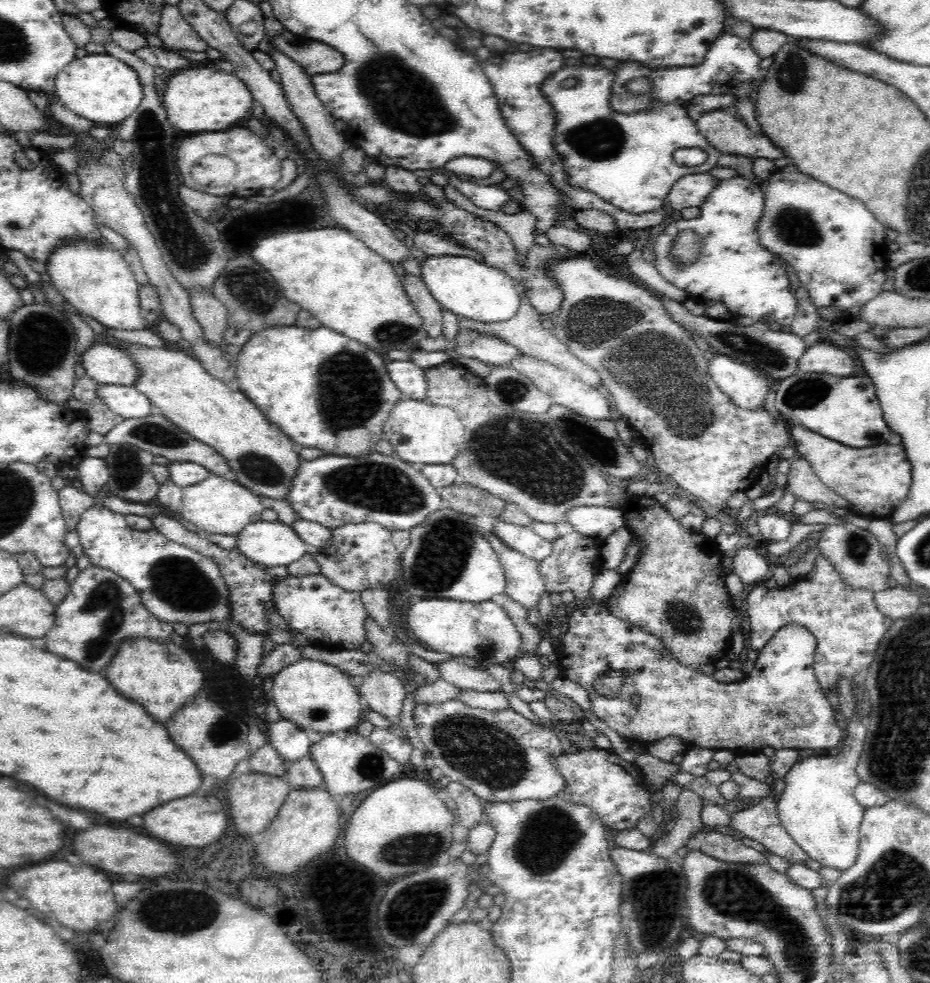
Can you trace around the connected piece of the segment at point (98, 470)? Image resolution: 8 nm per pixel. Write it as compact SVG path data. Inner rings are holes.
M81 455L81 461L78 466L78 482L77 485L86 495L94 497L94 500L100 501L96 498L99 491L105 489L105 484L109 480L108 469L106 468L106 461L103 458L95 458Z

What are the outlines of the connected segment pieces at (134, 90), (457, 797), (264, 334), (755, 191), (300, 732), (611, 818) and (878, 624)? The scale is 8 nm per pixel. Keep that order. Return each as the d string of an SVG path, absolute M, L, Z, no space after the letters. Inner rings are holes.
M88 53L72 60L56 75L55 92L59 102L74 114L108 127L128 118L143 99L143 88L134 68L107 53Z
M450 781L445 790L448 791L452 800L456 802L457 810L454 812L456 820L459 820L459 817L461 817L461 824L469 829L482 820L484 803L480 797L459 782Z
M296 324L274 325L262 329L261 332L253 334L250 340L244 344L242 351L236 356L236 361L235 373L239 389L250 399L250 402L253 402L264 413L269 422L278 425L278 428L288 435L293 442L302 444L304 447L326 450L328 455L364 456L364 453L374 450L376 443L383 438L383 426L389 412L401 399L399 388L392 382L391 376L387 371L387 364L379 353L322 325L315 329L300 328Z
M744 177L724 179L716 184L708 200L699 208L699 218L673 221L658 236L652 249L658 273L680 290L685 290L688 298L696 302L714 300L728 307L734 316L749 316L754 322L770 320L783 324L784 329L790 328L797 306L796 297L790 291L785 264L760 244L757 234L757 225L764 211L762 189ZM684 232L694 233L698 241L702 241L704 250L694 264L681 268L672 260L671 251L679 234Z
M282 717L268 723L268 738L270 738L269 744L274 746L286 766L309 753L311 746L305 730Z
M596 749L590 751L567 750L555 761L556 769L564 776L566 788L561 793L574 804L589 806L602 824L618 831L637 826L638 820L652 814L650 796L636 763L628 762L614 752Z
M820 553L818 558L816 558L816 564L814 565L814 568L810 572L797 577L796 582L794 582L792 586L788 586L788 588L784 588L784 590L768 590L768 588L764 588L764 586L756 586L756 588L752 588L752 590L750 590L750 594L748 594L748 602L746 602L746 604L748 604L747 622L750 622L751 624L751 628L749 630L751 648L759 651L785 624L794 621L796 624L804 625L804 628L807 628L808 631L810 631L812 635L816 637L816 650L814 652L813 666L816 677L819 680L819 684L821 685L823 692L833 690L834 688L838 693L838 683L836 683L836 680L838 680L838 678L846 678L850 680L856 676L860 670L867 669L869 664L872 662L873 657L875 656L877 646L880 644L882 637L888 632L890 625L893 623L893 620L890 619L890 617L884 616L884 613L879 611L879 608L874 602L873 596L874 594L872 594L872 591L870 591L868 588L854 589L850 587L850 585L844 585L844 581L842 581L842 575L836 571L834 566L832 566L832 563L830 563L830 561L824 557L824 554Z

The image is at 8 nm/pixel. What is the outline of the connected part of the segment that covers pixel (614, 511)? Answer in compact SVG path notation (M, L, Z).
M580 506L567 513L567 524L585 537L605 539L614 531L627 527L624 508Z

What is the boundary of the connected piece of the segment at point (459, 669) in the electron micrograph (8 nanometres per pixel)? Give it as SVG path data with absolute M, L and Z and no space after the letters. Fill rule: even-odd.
M450 657L450 659L436 664L436 668L440 671L440 679L447 680L453 686L458 686L462 691L501 691L500 682L491 676L485 668L470 667L461 659Z

